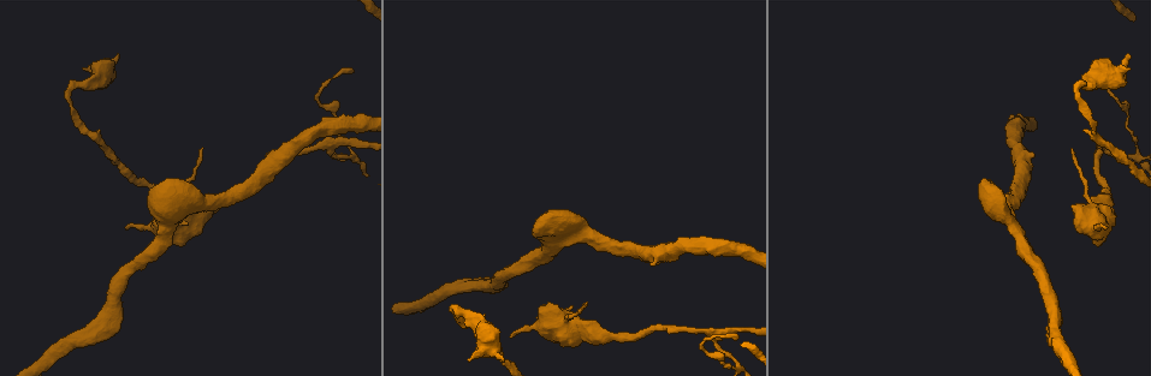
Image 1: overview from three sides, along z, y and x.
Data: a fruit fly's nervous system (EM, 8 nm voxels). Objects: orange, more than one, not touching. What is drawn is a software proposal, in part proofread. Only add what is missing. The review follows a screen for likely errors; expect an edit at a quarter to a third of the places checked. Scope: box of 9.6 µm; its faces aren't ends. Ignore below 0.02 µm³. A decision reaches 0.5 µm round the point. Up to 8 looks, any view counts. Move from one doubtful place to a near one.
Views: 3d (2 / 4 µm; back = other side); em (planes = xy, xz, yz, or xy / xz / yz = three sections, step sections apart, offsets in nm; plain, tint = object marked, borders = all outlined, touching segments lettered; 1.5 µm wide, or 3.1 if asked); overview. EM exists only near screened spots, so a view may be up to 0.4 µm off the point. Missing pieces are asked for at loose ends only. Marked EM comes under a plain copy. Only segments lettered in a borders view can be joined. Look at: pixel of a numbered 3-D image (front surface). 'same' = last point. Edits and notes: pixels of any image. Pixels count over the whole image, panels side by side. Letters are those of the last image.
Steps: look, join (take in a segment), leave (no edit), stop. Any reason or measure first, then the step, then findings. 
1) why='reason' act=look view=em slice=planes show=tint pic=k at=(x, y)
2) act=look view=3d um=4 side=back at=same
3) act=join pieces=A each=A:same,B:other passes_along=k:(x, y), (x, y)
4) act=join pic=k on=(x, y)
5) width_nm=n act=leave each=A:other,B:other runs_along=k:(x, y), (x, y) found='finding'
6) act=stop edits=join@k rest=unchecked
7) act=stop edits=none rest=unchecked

act=look view=em slice=xz step=8 show=borders pic=1 at=(1129, 54)

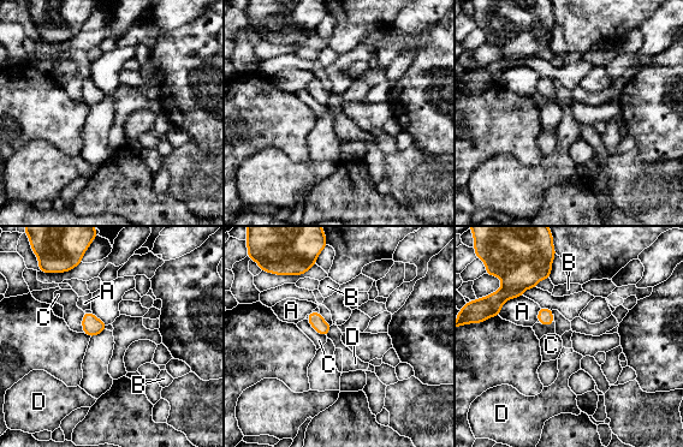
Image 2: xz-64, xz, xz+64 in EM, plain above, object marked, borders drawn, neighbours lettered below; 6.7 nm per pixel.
longest_contact=C:180nm act=leave each=A:other,B:other,C:other,D:other border=2:(307, 320), (320, 334), (326, 337) found='none of them fits'

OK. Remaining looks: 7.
why='thin end' act=look view=3d um=2 pic=1 at=(509, 336)

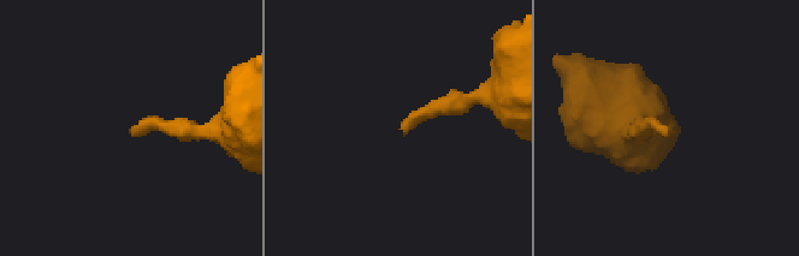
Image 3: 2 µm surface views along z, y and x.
act=look view=em slice=yz step=4 show=tint pic=3 at=(131, 132)

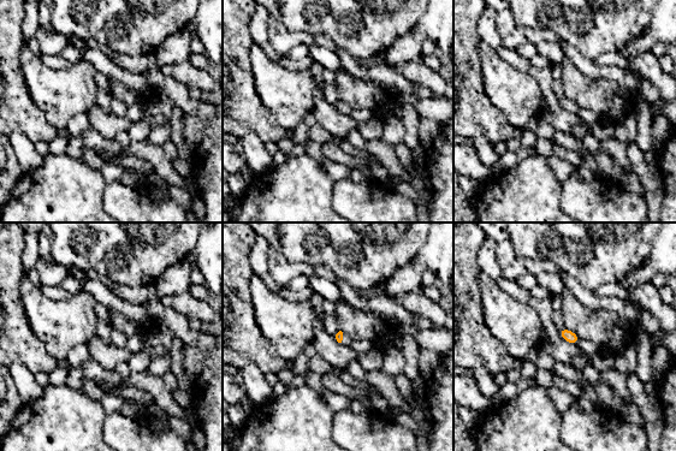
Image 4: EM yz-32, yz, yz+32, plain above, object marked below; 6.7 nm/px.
why='another direction' act=look view=em slice=planes show=borders at=same

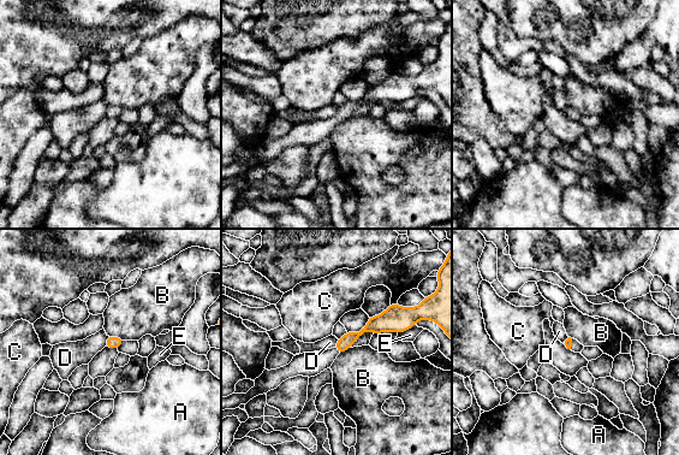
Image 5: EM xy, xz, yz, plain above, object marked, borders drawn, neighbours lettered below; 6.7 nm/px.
act=leave each=A:other,B:other,C:other,D:other,E:other found='none of them fits'

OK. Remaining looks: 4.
why='free end' act=look view=em slice=planes show=borders pic=1 at=(193, 184)

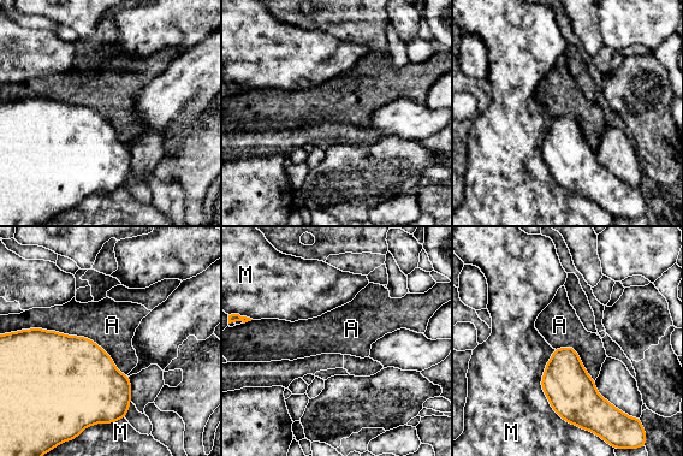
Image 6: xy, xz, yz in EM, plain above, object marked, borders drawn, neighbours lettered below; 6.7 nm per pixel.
act=leave each=A:other,M:other border=6:(12, 331), (84, 336), (126, 375) found='none of them fits'

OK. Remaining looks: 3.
why='free end' act=look view=3d um=4 pic=1 at=(354, 71)

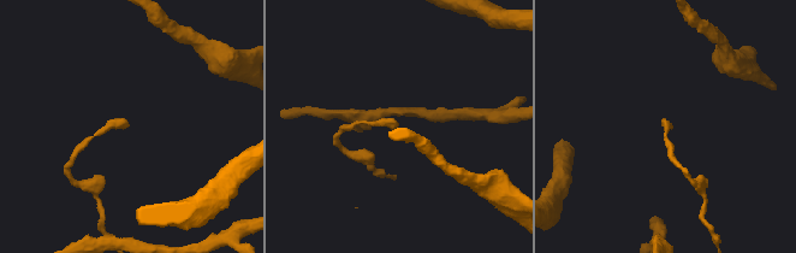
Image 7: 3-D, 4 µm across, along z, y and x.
why='now the EM' act=look view=em slice=planes show=borders pic=7 at=(125, 126)

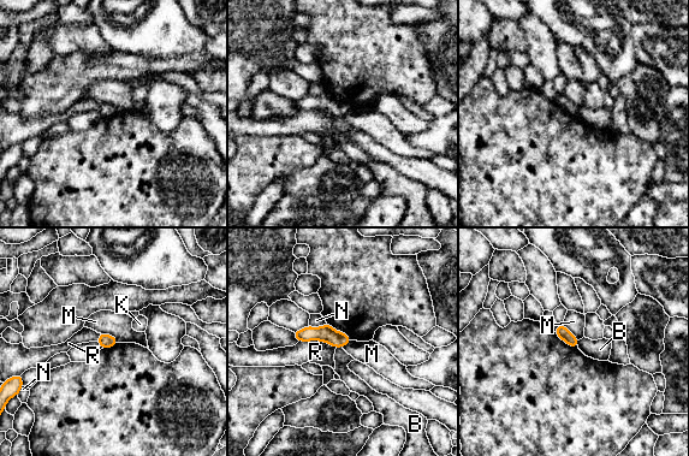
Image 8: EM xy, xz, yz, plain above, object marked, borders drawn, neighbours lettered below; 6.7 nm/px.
act=leave each=B:other,K:other,M:other,N:other,R:other border=8:(100, 332), (112, 335), (118, 342) found='none of them fits'

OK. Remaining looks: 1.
act=stop edits=none rest=unchecked

